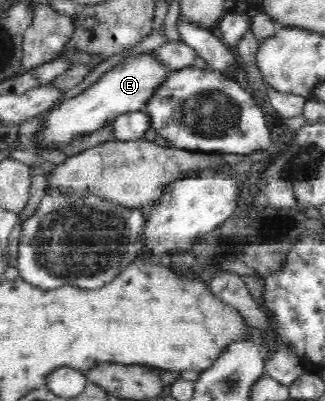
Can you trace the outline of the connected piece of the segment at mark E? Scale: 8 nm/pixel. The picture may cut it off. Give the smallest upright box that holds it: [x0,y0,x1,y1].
[38,52,170,148]

